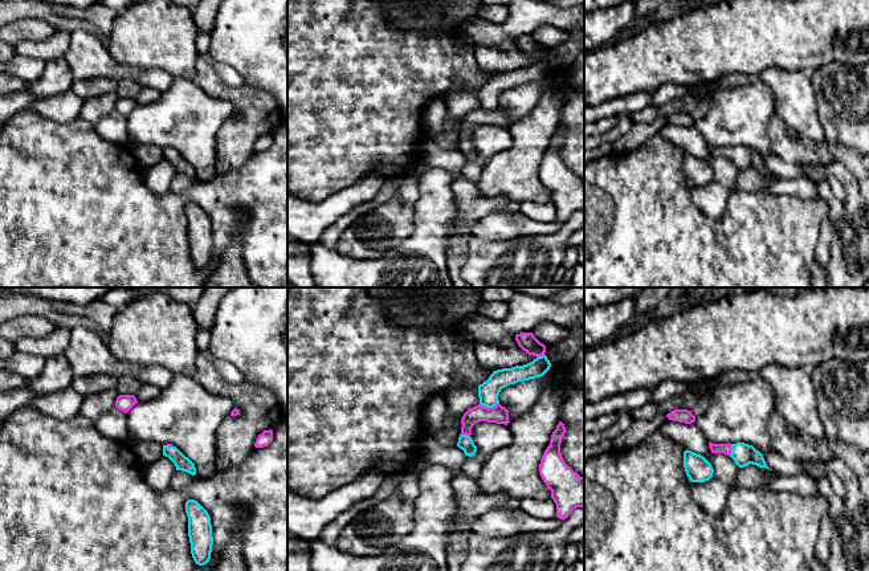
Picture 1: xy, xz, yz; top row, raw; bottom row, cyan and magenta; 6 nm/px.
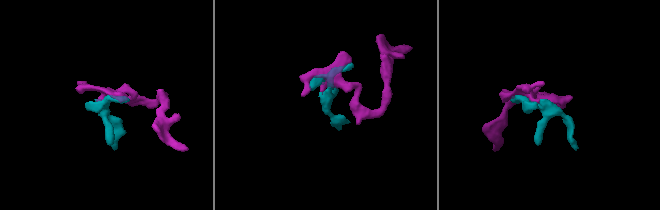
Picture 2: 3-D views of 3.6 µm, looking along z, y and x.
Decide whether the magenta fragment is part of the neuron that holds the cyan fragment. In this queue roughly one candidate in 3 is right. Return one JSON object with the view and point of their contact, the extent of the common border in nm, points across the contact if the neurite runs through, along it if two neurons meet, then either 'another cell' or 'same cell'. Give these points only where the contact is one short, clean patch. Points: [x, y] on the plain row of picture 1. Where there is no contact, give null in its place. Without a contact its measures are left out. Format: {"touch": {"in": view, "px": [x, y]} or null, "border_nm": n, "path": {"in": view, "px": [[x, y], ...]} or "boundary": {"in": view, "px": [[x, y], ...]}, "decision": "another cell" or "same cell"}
{"touch": {"in": "xz", "px": [489, 110]}, "border_nm": 120, "decision": "same cell"}

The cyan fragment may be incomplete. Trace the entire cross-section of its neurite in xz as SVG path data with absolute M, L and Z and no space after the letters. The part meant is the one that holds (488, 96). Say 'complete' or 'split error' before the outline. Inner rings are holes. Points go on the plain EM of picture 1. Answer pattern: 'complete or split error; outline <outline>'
split error; outline M521 36L515 38L518 49L535 62L523 69L502 72L493 74L486 85L478 89L480 107L469 111L461 122L461 138L457 150L464 154L465 159L474 159L477 150L470 138L476 126L487 125L507 129L509 114L499 107L498 98L502 91L543 79L551 70L544 58L546 49L540 46L533 36Z

